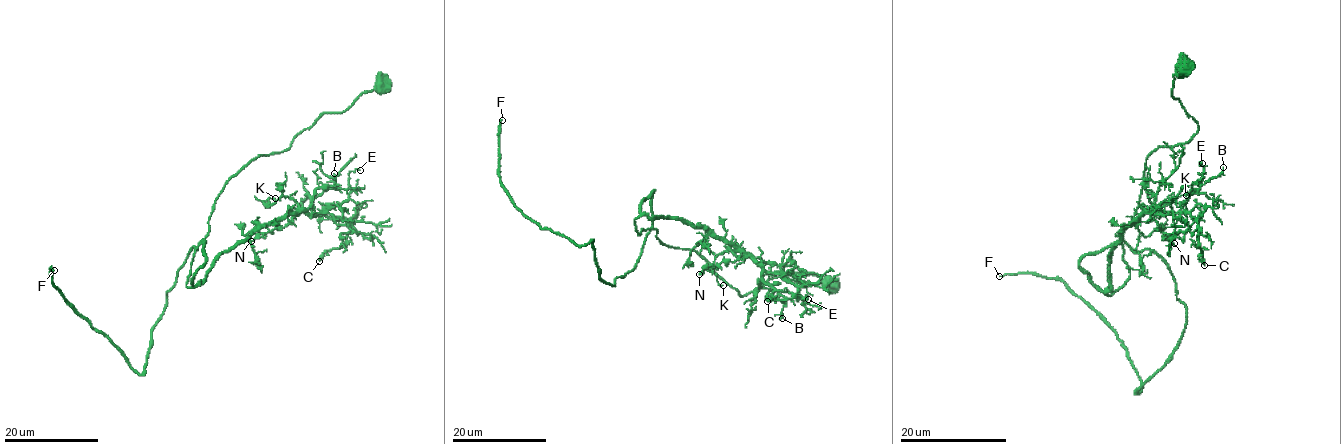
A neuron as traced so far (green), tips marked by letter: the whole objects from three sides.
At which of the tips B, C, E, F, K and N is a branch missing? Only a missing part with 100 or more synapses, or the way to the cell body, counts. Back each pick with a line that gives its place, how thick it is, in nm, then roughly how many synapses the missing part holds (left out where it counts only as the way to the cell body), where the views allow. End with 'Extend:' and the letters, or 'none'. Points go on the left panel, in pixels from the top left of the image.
F: (54, 270) | 190 nm | 200 syn
Extend: F

